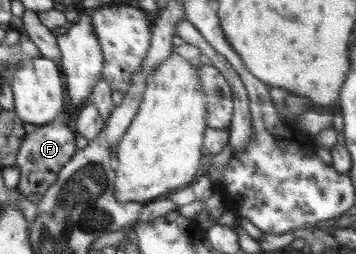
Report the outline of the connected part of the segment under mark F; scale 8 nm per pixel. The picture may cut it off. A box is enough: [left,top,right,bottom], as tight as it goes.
[16,121,76,202]

